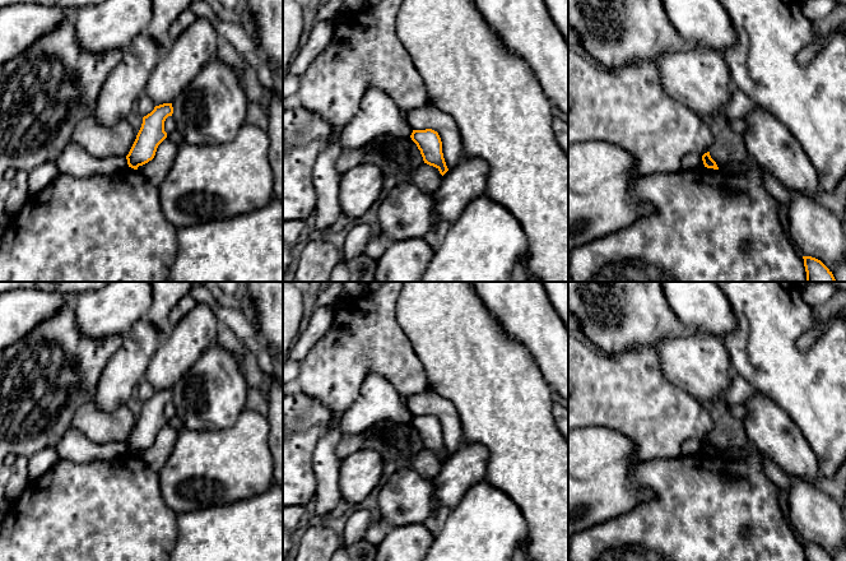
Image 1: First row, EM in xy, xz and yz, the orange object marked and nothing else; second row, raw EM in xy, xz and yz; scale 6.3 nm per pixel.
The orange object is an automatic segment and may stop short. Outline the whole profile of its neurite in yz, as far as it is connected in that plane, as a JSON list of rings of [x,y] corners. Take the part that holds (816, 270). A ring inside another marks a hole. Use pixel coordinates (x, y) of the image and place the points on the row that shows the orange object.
[[[803,256],[807,282],[836,282],[832,272],[818,259]]]

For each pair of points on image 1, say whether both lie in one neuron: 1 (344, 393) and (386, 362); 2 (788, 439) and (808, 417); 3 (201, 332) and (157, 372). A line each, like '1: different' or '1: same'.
1: same
2: different
3: same

